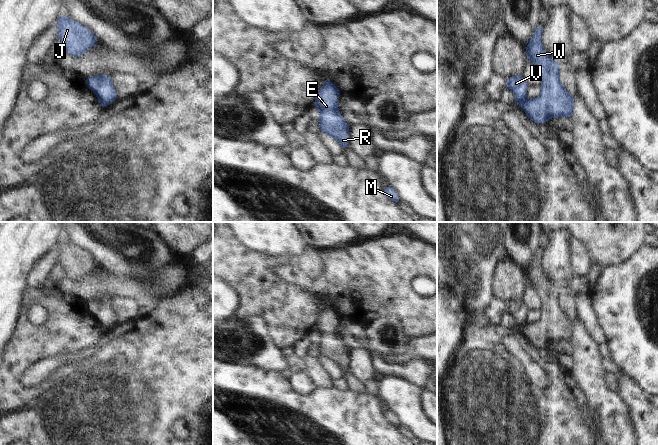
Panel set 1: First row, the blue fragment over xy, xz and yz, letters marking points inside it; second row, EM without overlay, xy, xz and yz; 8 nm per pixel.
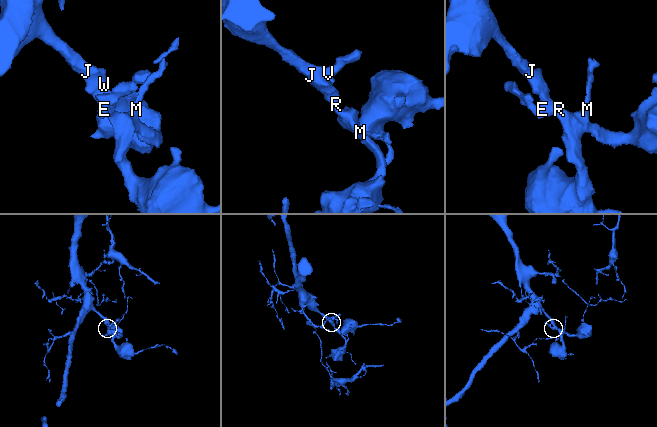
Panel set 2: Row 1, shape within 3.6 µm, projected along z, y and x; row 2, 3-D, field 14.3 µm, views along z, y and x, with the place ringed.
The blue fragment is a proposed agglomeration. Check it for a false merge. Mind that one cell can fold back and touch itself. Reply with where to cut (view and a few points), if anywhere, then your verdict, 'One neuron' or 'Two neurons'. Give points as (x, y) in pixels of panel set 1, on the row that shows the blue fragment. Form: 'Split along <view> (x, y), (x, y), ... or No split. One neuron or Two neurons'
Split along yz (526, 99), (520, 105). Two neurons

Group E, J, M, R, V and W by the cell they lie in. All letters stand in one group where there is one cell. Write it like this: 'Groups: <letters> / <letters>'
Groups: E J M R W / V

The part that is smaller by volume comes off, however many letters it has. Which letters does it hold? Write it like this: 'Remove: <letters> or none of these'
Remove: V

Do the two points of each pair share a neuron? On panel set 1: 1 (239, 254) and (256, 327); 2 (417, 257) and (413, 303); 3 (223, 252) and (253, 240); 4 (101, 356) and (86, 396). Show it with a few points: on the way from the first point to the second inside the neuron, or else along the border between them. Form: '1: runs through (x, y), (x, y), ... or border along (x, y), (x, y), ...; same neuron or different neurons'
1: border along (233, 315), (259, 316), (268, 335); different neurons
2: runs through (406, 268), (405, 292); same neuron
3: border along (231, 232), (247, 247), (264, 253); different neurons
4: runs through (101, 366), (101, 381), (96, 386); same neuron

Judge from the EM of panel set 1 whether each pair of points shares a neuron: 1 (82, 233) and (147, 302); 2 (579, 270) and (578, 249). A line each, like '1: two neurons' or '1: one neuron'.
1: two neurons
2: one neuron

